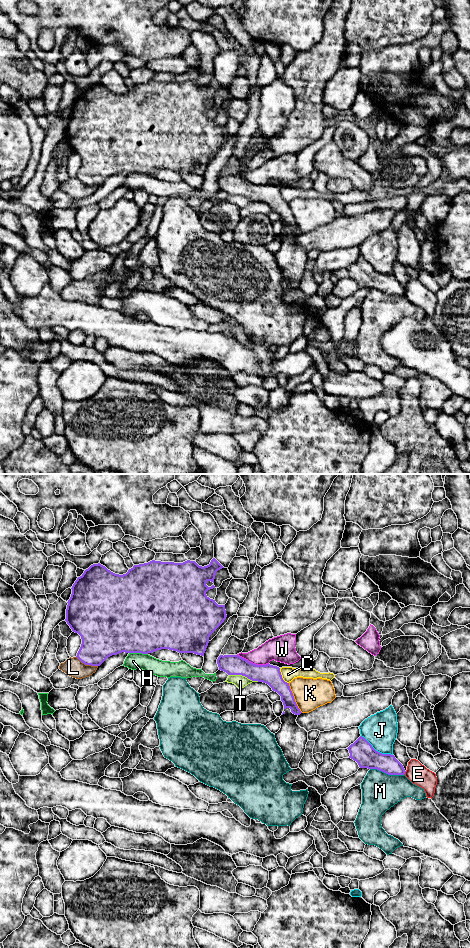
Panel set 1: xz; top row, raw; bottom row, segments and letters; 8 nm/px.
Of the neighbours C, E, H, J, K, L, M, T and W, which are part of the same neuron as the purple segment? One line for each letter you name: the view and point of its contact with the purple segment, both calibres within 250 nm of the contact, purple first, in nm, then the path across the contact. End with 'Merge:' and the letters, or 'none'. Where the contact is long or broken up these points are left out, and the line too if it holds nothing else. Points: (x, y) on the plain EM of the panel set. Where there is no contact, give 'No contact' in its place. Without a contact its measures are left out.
Merge: none

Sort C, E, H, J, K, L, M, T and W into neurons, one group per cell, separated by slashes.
C H T / E / J / K / L / M / W

